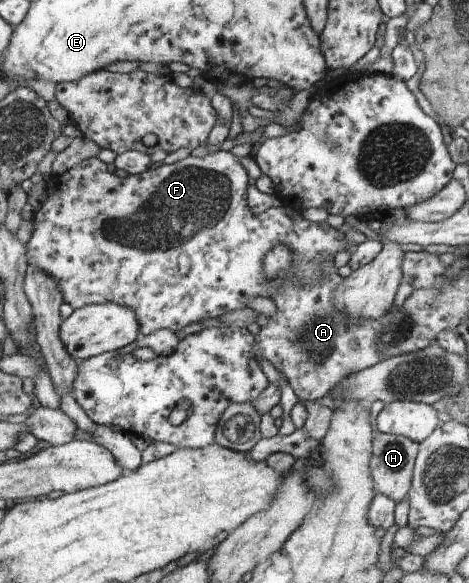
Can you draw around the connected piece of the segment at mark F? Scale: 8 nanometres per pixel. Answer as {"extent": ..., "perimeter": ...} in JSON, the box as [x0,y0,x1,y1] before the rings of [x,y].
{"extent":[26,151,356,336],"perimeter":[[[218,151],[210,153],[203,158],[187,157],[171,165],[163,165],[157,169],[150,169],[142,174],[128,175],[120,177],[118,173],[110,173],[108,165],[97,157],[83,160],[78,165],[72,167],[54,179],[50,187],[54,188],[54,193],[50,193],[46,204],[34,214],[35,233],[32,239],[26,244],[27,257],[29,264],[46,271],[59,285],[65,302],[70,303],[74,310],[93,304],[114,303],[134,309],[141,323],[141,334],[148,336],[162,329],[170,329],[172,332],[185,329],[188,325],[193,325],[204,319],[219,318],[227,311],[245,307],[246,301],[250,297],[257,295],[263,297],[272,297],[281,286],[283,280],[268,280],[263,271],[263,260],[265,256],[275,247],[276,244],[285,244],[291,248],[295,254],[295,263],[293,266],[297,271],[296,277],[305,284],[311,284],[316,280],[327,278],[327,274],[321,269],[321,263],[326,256],[334,256],[340,249],[354,251],[356,245],[348,245],[344,241],[344,234],[338,233],[336,229],[329,227],[322,229],[320,225],[306,221],[298,216],[295,221],[288,219],[284,215],[284,223],[278,223],[276,233],[272,229],[264,229],[264,223],[260,217],[255,217],[248,207],[248,173],[246,169],[238,163],[238,159],[232,153]]]}

